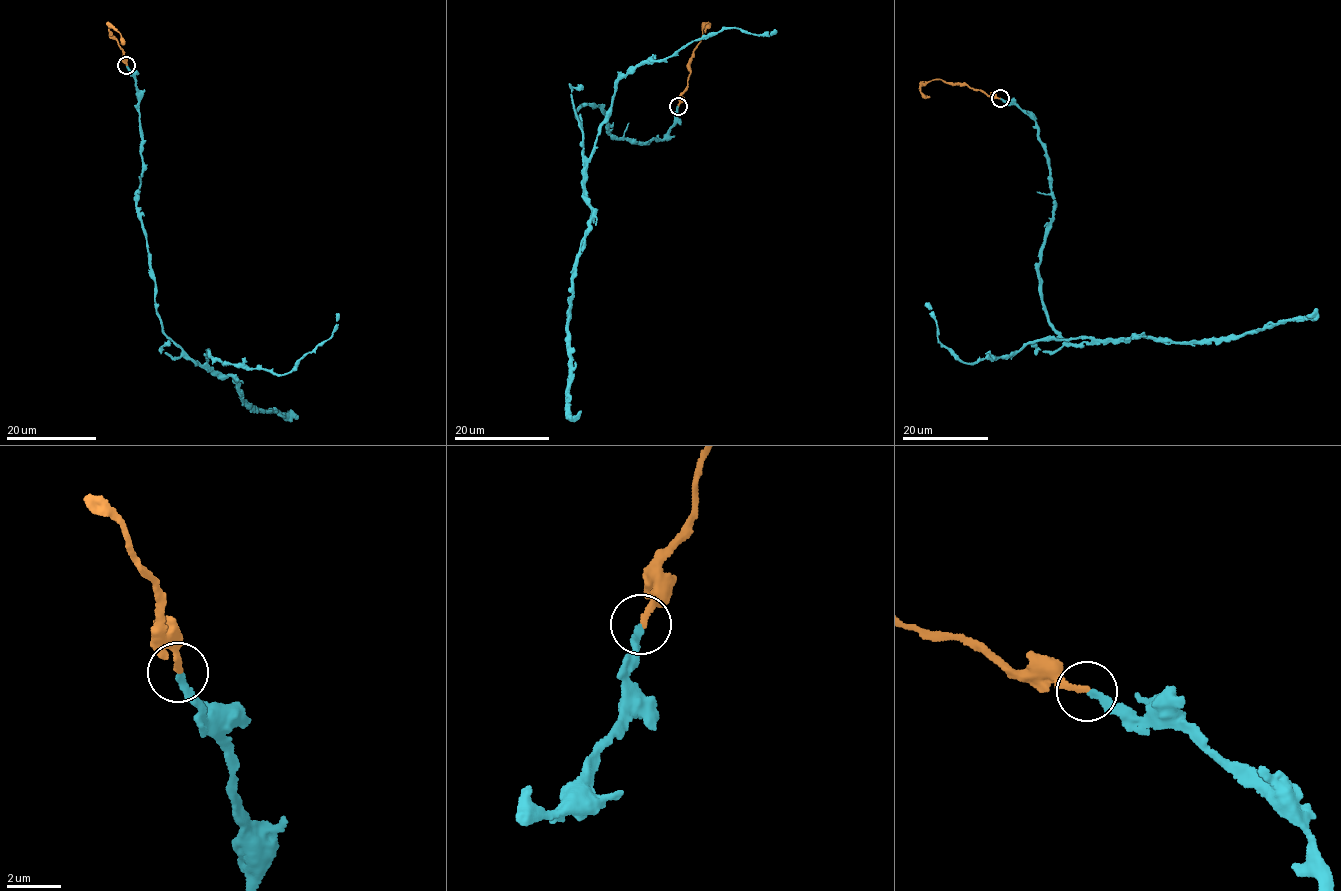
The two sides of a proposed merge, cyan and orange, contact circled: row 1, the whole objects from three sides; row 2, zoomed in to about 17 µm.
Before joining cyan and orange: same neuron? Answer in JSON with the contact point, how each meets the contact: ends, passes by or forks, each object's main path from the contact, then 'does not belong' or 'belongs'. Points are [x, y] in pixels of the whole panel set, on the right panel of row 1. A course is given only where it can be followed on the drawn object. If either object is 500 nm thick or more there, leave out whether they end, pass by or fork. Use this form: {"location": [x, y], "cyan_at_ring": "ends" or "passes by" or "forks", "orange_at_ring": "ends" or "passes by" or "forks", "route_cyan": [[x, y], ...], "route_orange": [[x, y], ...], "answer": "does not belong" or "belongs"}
{"location": [1000, 98], "cyan_at_ring": "ends", "orange_at_ring": "ends", "route_cyan": [[999, 99], [1036, 122], [1046, 155], [1047, 322], [1090, 342], [1043, 339], [963, 362], [939, 341], [926, 302]], "route_orange": [[999, 98], [987, 96], [967, 85], [939, 80], [922, 85], [921, 92], [930, 96]], "answer": "belongs"}

